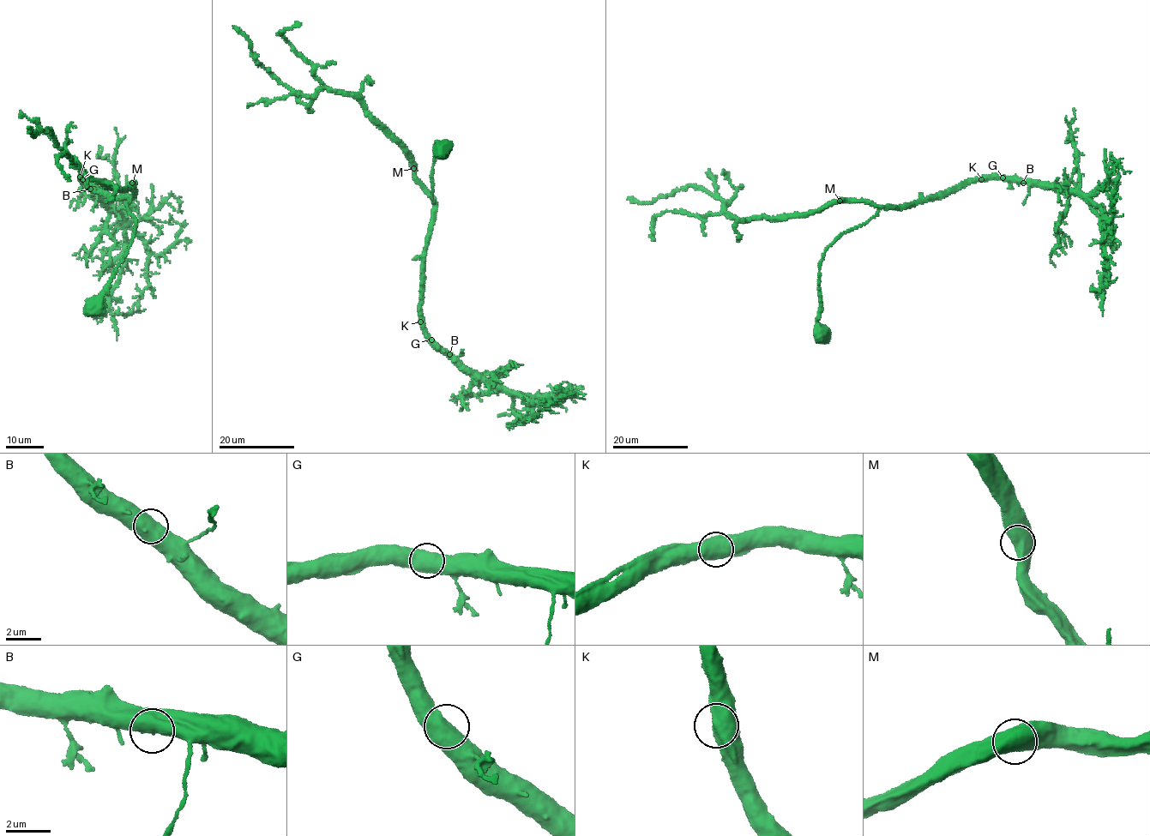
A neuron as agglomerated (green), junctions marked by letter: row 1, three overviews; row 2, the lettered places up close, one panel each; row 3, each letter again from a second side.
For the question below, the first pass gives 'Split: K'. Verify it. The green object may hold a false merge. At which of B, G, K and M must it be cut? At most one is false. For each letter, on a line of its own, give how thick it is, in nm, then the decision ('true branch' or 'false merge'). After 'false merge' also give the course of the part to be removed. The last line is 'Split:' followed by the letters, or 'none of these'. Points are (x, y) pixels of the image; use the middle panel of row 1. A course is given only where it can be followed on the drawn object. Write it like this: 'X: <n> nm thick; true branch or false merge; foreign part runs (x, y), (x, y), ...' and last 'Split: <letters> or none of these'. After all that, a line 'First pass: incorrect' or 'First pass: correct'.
B: 800 nm thick; true branch
G: 800 nm thick; true branch
K: 850 nm thick; true branch
M: 900 nm thick; true branch
Split: none of these
First pass: incorrect

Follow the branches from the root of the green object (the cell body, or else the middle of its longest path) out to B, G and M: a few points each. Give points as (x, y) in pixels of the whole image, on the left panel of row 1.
B: (96, 303), (128, 249), (135, 225), (127, 208), (130, 196), (107, 197), (79, 178), (90, 189)
G: (96, 303), (128, 249), (135, 219), (127, 208), (130, 196), (107, 197), (90, 189), (79, 178), (82, 179)
M: (96, 303), (98, 295), (128, 249), (133, 236), (135, 219), (126, 205), (135, 195), (132, 183)

